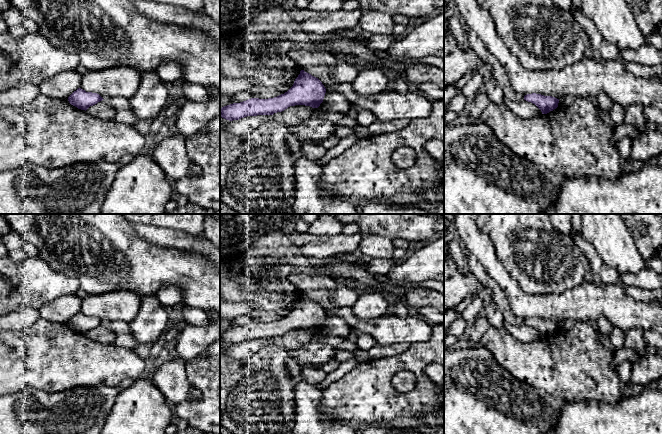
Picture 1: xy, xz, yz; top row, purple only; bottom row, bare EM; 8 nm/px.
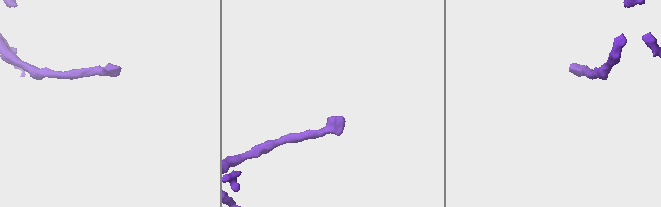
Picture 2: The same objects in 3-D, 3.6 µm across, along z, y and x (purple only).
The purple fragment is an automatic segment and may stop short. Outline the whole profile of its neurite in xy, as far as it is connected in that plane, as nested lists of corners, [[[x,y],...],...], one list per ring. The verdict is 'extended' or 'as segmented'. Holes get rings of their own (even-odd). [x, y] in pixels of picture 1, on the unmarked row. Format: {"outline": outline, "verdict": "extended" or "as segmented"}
{"outline": [[[78,312],[68,321],[68,325],[71,329],[85,335],[90,330],[93,330],[102,324],[104,323],[99,318],[86,316],[81,312]]], "verdict": "as segmented"}

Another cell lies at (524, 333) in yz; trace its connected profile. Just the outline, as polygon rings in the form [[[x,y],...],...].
[[[504,322],[503,327],[512,335],[512,337],[524,343],[542,338],[541,334],[535,328],[526,324],[512,325],[508,322]]]

